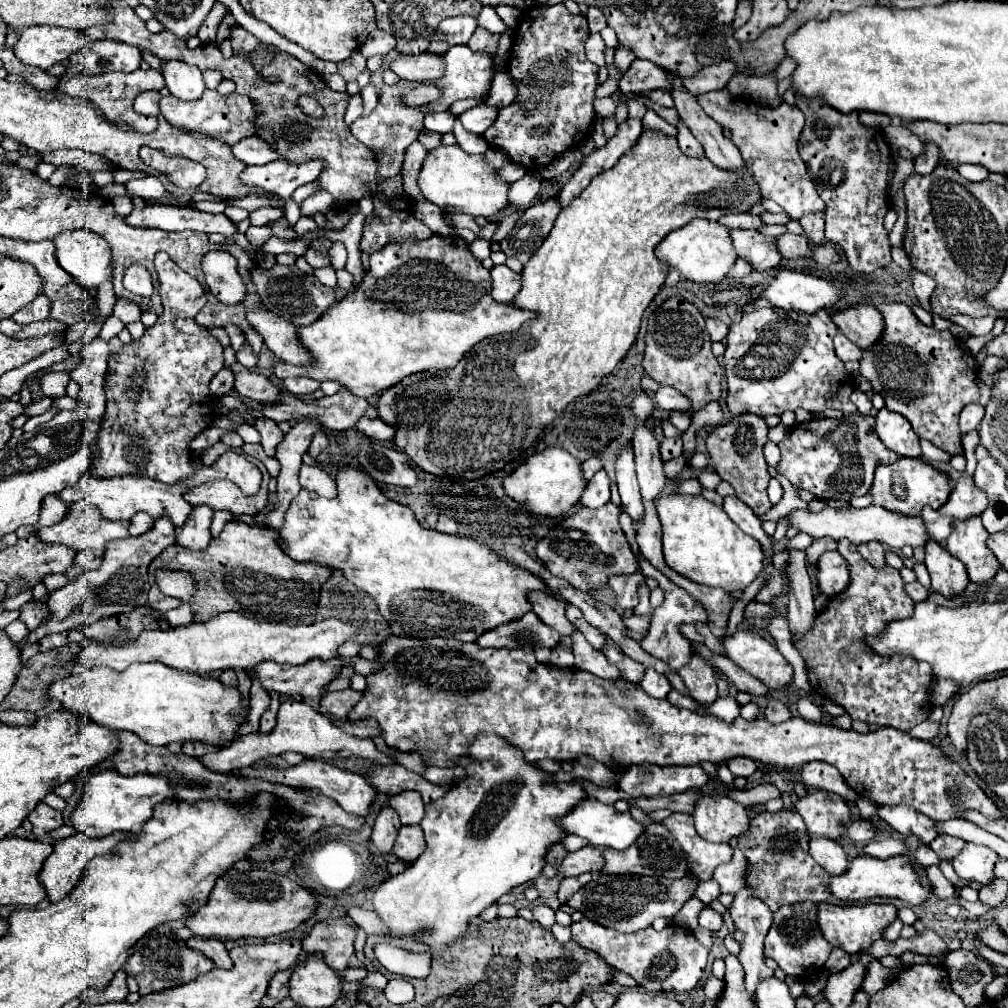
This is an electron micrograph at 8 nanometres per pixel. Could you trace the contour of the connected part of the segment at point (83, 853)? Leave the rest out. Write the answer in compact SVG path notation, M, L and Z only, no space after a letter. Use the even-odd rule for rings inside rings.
M118 832L118 834L112 834L112 836L108 836L108 838L92 840L92 838L84 836L84 834L74 834L74 836L66 838L66 840L56 842L56 844L54 844L54 852L50 854L50 858L46 860L46 864L44 864L42 872L40 872L40 882L44 884L44 890L46 890L46 894L48 894L48 900L50 900L52 904L56 904L56 902L60 902L64 896L68 896L68 894L72 892L72 888L78 884L78 880L80 880L80 876L82 876L86 864L88 864L94 856L110 854L112 848L114 848L120 840L130 838L130 836L132 836L132 834L122 834L122 832Z

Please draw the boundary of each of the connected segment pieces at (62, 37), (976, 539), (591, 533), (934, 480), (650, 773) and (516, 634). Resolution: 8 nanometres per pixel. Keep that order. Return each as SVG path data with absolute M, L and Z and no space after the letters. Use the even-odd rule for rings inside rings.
M30 26L22 30L14 44L16 58L26 66L38 66L42 70L64 62L72 52L86 44L86 36L80 30L56 28L56 26Z
M974 516L972 520L956 522L952 526L952 534L946 540L948 552L958 558L970 576L970 582L982 584L1000 570L1000 562L986 546L988 532L980 522L980 516Z
M612 502L598 510L580 508L538 542L536 556L554 576L568 580L572 586L584 592L596 590L598 586L606 584L610 574L634 574L638 570L638 562L630 550L626 534L620 528L620 512L622 508Z
M898 458L890 466L876 468L874 484L870 488L873 504L904 516L920 516L924 506L940 508L942 504L946 504L950 492L950 476L946 472L940 472L932 464L922 462L920 458Z
M636 764L626 768L618 786L632 798L654 798L672 796L674 792L686 792L704 784L708 784L708 776L700 766Z
M526 612L520 620L514 620L512 624L502 624L492 632L482 634L476 642L482 648L522 648L528 644L532 644L532 648L554 648L560 642L560 634L548 628L534 612Z

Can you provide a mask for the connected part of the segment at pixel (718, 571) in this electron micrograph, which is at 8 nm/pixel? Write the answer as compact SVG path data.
M672 494L672 496L664 496L656 500L656 510L662 522L662 530L664 530L664 558L666 564L676 570L678 574L698 582L698 584L706 584L712 588L722 588L726 592L734 592L734 590L744 590L762 570L762 546L758 540L754 540L752 536L746 536L740 532L740 528L728 518L728 514L704 500L702 496L684 496L684 494Z

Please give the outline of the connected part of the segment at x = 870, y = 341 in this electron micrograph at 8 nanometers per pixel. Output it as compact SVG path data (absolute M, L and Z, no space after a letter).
M866 304L838 312L832 316L832 320L840 332L862 350L878 344L880 332L884 332L884 318L874 306Z

